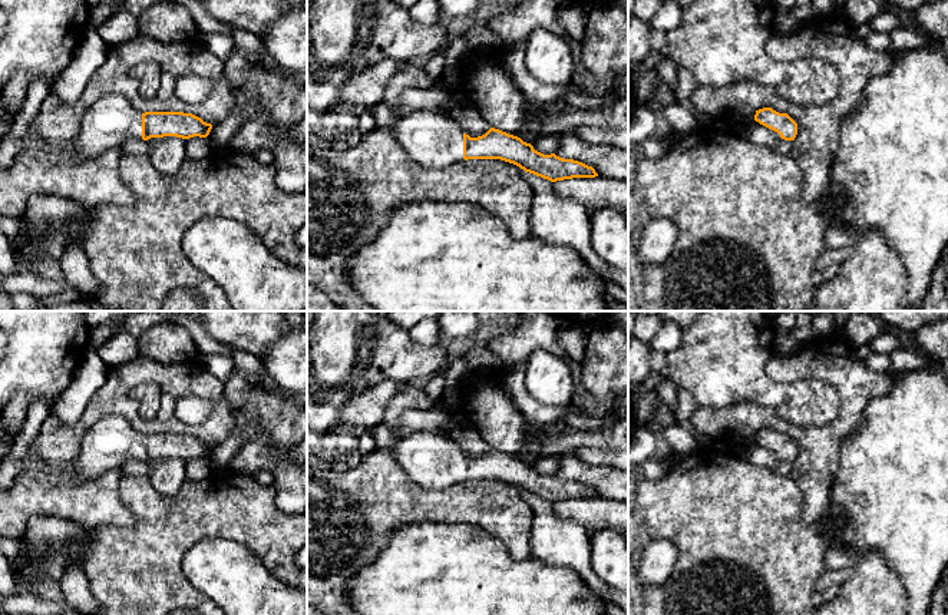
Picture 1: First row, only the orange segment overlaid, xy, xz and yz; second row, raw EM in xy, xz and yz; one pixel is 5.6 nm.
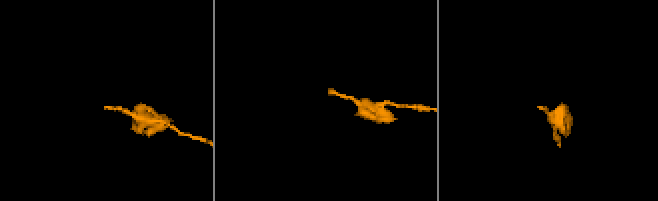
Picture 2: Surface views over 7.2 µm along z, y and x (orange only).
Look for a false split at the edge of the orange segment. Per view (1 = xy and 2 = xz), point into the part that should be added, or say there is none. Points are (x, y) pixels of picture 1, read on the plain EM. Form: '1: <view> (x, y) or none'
1: xy (109, 443)
2: xz (435, 462)

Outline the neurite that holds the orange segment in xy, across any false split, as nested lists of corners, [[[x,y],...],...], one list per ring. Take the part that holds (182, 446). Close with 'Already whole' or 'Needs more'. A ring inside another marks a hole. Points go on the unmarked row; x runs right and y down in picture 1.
[[[112,414],[95,423],[85,434],[73,466],[63,477],[79,483],[120,469],[129,460],[176,457],[207,459],[212,450],[192,434],[138,432],[125,416]]]. Needs more

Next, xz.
[[[416,432],[397,442],[392,449],[392,453],[404,473],[414,483],[427,490],[440,490],[463,480],[501,480],[551,503],[598,497],[592,487],[574,480],[559,479],[555,475],[544,476],[535,472],[531,464],[523,463],[521,459],[495,449],[490,449],[482,457],[470,459],[462,452],[459,443],[449,434]]]. Needs more

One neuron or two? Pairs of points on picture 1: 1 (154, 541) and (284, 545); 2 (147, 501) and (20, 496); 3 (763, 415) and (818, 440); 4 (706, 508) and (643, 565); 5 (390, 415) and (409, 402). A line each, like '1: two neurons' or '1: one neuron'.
1: one neuron
2: two neurons
3: one neuron
4: two neurons
5: one neuron

